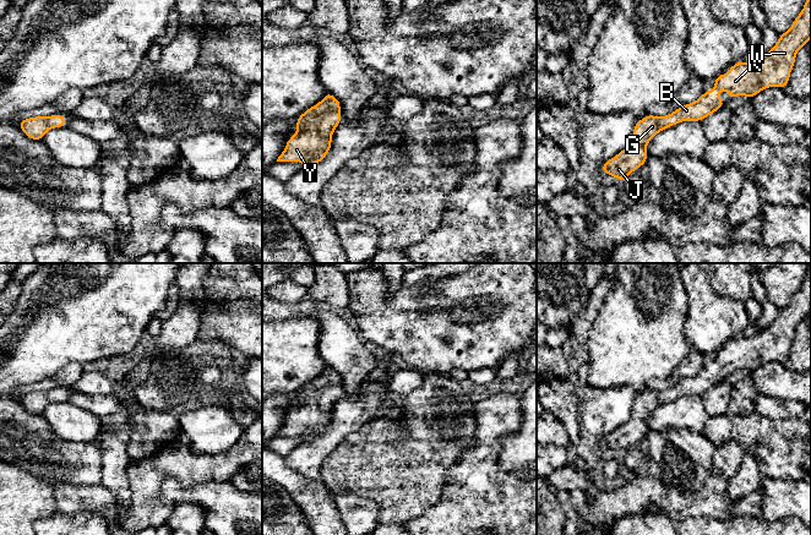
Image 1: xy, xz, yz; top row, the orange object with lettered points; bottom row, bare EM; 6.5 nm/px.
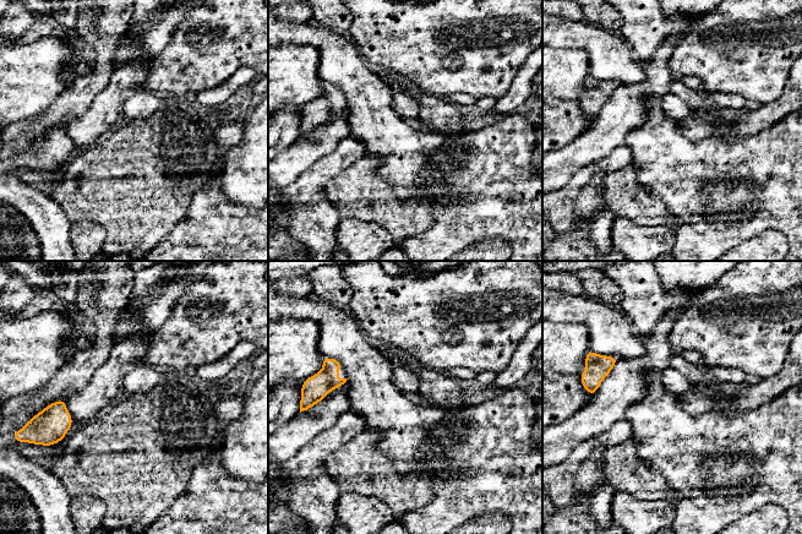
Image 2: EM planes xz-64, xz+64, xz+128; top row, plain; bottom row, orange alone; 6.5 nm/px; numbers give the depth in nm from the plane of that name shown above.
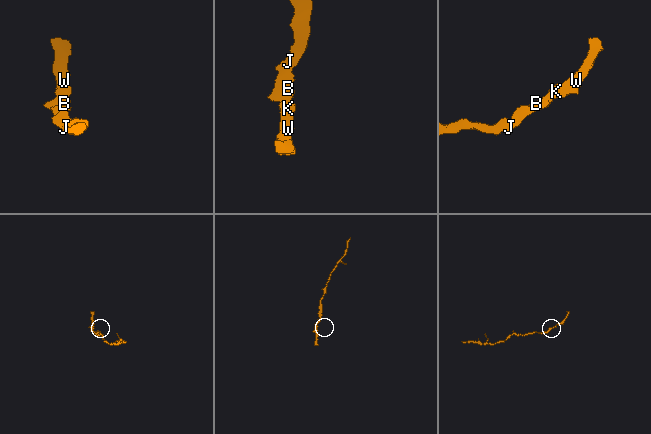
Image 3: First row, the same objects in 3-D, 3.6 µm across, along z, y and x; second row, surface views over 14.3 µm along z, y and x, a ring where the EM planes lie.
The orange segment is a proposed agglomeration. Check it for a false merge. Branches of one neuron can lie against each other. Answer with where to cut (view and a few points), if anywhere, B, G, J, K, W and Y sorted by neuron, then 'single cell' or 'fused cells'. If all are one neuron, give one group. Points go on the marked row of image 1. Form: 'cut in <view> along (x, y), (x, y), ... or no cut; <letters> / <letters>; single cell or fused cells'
no cut; B G J K W Y; single cell

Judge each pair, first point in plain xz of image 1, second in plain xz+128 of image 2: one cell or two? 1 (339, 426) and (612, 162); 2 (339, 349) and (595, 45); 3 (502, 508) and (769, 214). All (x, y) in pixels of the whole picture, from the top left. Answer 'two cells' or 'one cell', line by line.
1: one cell
2: one cell
3: one cell

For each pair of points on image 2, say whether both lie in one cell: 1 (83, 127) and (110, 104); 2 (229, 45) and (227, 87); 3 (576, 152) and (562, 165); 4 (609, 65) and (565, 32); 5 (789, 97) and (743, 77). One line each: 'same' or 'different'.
1: same
2: different
3: same
4: same
5: different

